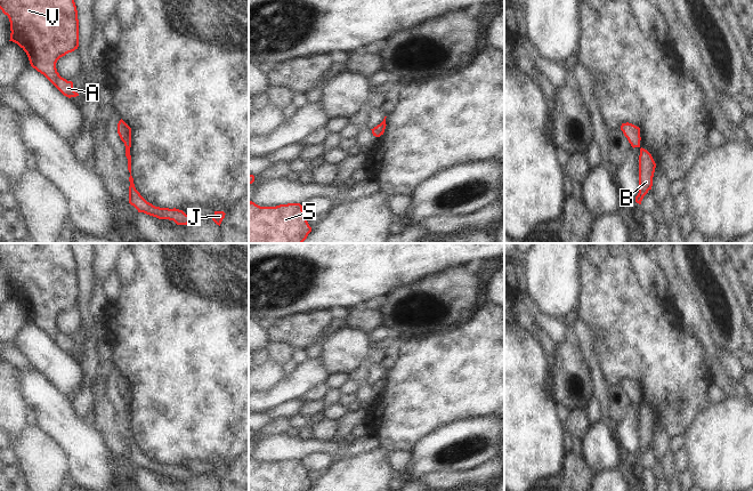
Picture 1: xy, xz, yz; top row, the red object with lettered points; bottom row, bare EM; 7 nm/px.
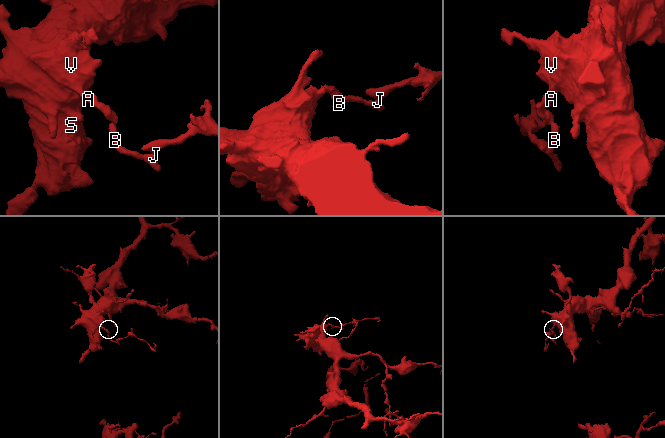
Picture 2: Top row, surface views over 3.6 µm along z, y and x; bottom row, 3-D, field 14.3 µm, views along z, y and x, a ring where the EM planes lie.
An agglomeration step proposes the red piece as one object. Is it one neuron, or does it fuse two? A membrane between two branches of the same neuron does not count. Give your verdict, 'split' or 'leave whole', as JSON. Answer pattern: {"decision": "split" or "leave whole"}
{"decision": "split"}

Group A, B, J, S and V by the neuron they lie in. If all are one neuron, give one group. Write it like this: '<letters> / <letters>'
A S V / B J

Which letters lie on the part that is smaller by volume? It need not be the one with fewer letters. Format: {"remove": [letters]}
{"remove": ["B", "J"]}

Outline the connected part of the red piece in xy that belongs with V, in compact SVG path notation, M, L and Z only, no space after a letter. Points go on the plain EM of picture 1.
M0 243L0 265L10 277L10 296L17 299L27 311L30 320L43 330L64 352L79 352L73 346L73 338L62 333L56 324L57 316L79 303L78 266L71 243Z

